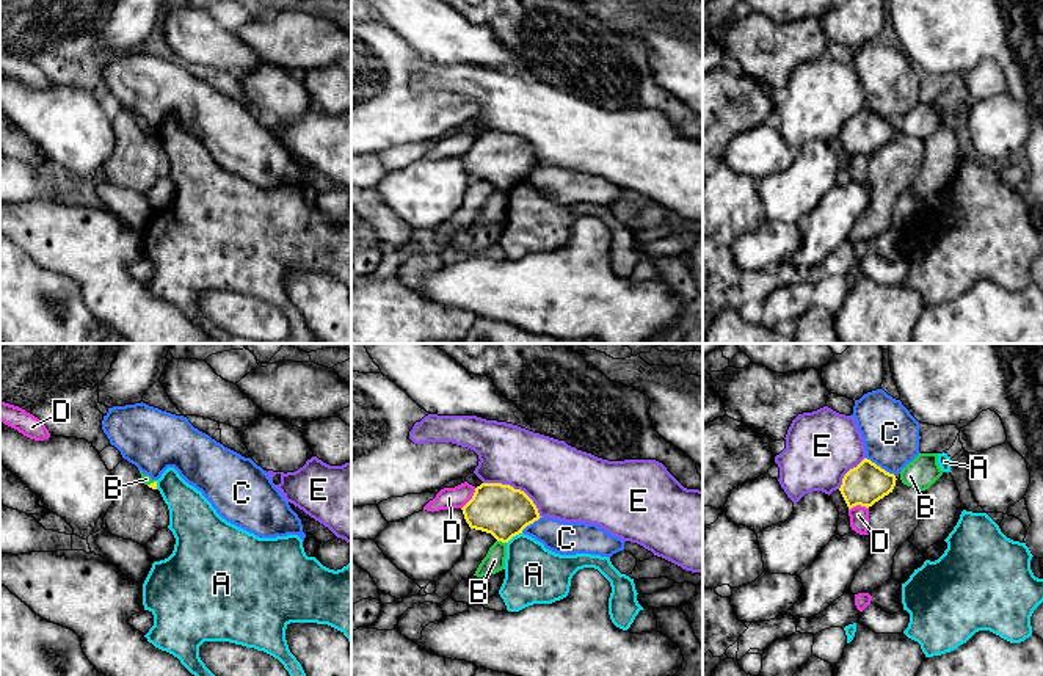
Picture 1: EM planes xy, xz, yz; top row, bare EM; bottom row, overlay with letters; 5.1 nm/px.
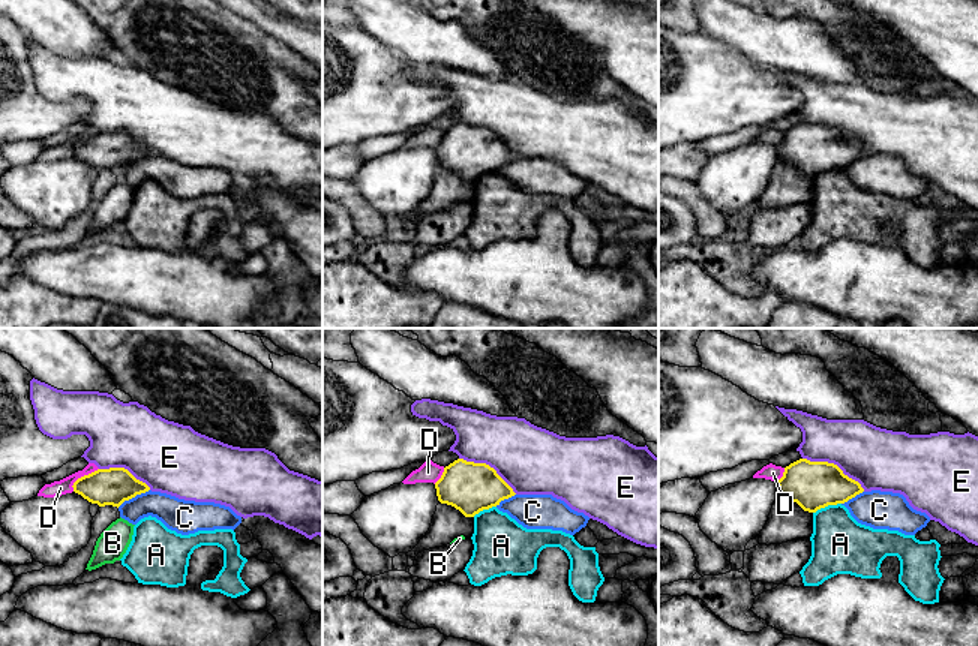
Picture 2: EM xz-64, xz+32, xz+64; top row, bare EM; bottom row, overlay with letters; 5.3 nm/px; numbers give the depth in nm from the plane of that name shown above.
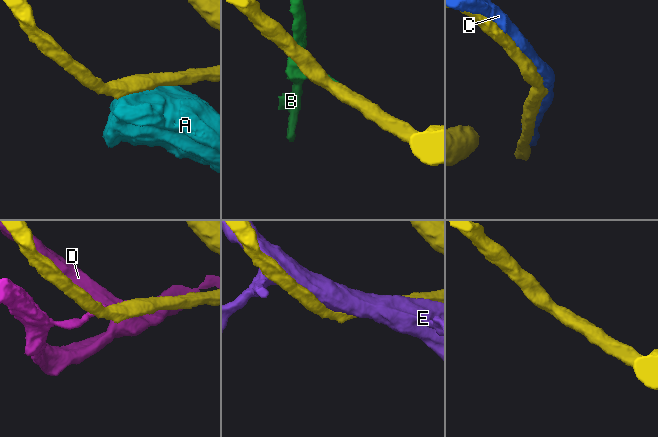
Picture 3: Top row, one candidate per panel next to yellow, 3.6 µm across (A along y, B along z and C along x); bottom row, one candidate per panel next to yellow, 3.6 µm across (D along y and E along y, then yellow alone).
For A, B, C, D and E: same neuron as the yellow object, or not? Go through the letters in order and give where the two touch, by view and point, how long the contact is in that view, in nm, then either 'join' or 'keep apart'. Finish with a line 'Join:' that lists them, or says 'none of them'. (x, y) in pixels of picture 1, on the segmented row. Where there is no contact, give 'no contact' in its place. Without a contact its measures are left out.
A: contact xz (513, 535); length 100 nm; keep apart
B: contact xz (502, 541); length 50 nm; keep apart
C: contact yz (879, 466); length 180 nm; keep apart
D: contact xz (471, 499); length 130 nm; keep apart
E: contact xz (516, 490); length 360 nm; keep apart
Join: none of them

